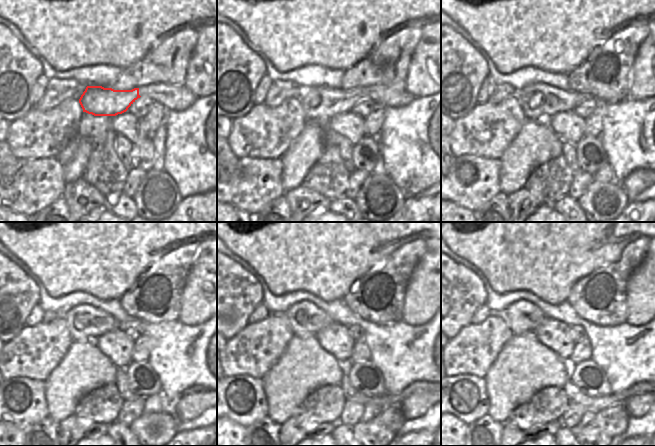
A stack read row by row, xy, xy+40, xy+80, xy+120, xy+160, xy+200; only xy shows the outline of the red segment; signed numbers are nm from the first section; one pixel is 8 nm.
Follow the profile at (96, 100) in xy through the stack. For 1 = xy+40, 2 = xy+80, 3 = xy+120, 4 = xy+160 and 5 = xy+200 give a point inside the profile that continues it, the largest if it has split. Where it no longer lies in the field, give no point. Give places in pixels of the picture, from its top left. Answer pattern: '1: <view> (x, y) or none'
1: xy+40 (318, 102)
2: xy+80 (539, 101)
3: xy+120 (86, 323)
4: xy+160 (306, 319)
5: xy+200 (522, 316)

